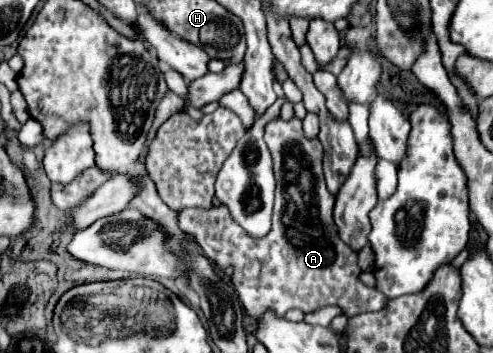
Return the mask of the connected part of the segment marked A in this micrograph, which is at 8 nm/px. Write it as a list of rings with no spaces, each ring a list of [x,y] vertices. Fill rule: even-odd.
[[[275,117],[265,125],[265,143],[273,155],[277,179],[269,237],[259,241],[251,239],[223,205],[211,209],[185,209],[179,213],[179,227],[195,237],[207,259],[221,265],[233,265],[235,271],[231,281],[243,307],[253,317],[263,315],[267,309],[285,315],[285,311],[295,307],[303,313],[311,313],[325,305],[341,307],[347,317],[381,311],[387,305],[387,297],[359,279],[361,267],[357,265],[357,253],[337,235],[331,217],[335,195],[331,195],[325,185],[321,141],[317,137],[309,139],[301,129],[301,121],[295,117],[289,121]]]

